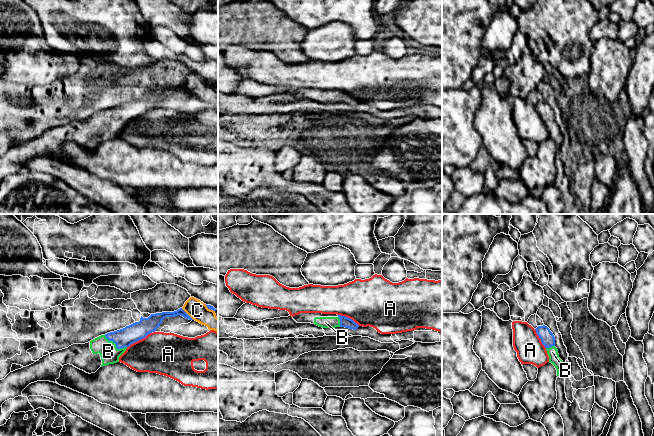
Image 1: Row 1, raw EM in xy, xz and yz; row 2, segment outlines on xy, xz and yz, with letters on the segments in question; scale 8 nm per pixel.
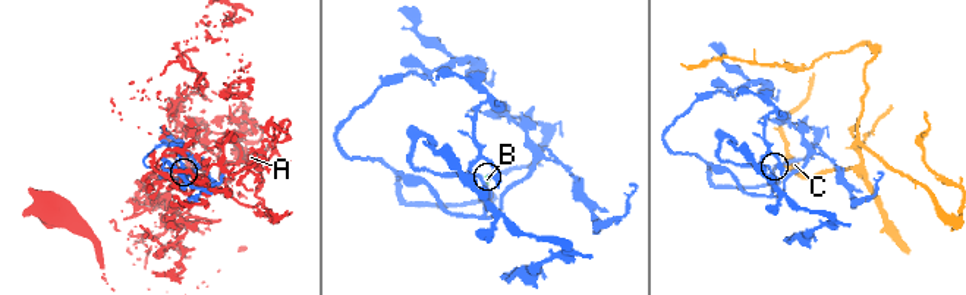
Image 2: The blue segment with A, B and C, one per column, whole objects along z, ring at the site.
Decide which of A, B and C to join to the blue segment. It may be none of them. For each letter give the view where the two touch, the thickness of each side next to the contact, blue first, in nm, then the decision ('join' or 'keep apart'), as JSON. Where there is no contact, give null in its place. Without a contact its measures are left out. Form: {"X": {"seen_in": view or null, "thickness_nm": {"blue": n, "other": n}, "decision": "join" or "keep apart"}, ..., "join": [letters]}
{"A": {"seen_in": "xy", "thickness_nm": {"blue": 150, "other": 340}, "decision": "keep apart"}, "B": {"seen_in": "xy", "thickness_nm": {"blue": 150, "other": 150}, "decision": "join"}, "C": {"seen_in": "xy", "thickness_nm": {"blue": 100, "other": 160}, "decision": "keep apart"}, "join": ["B"]}

